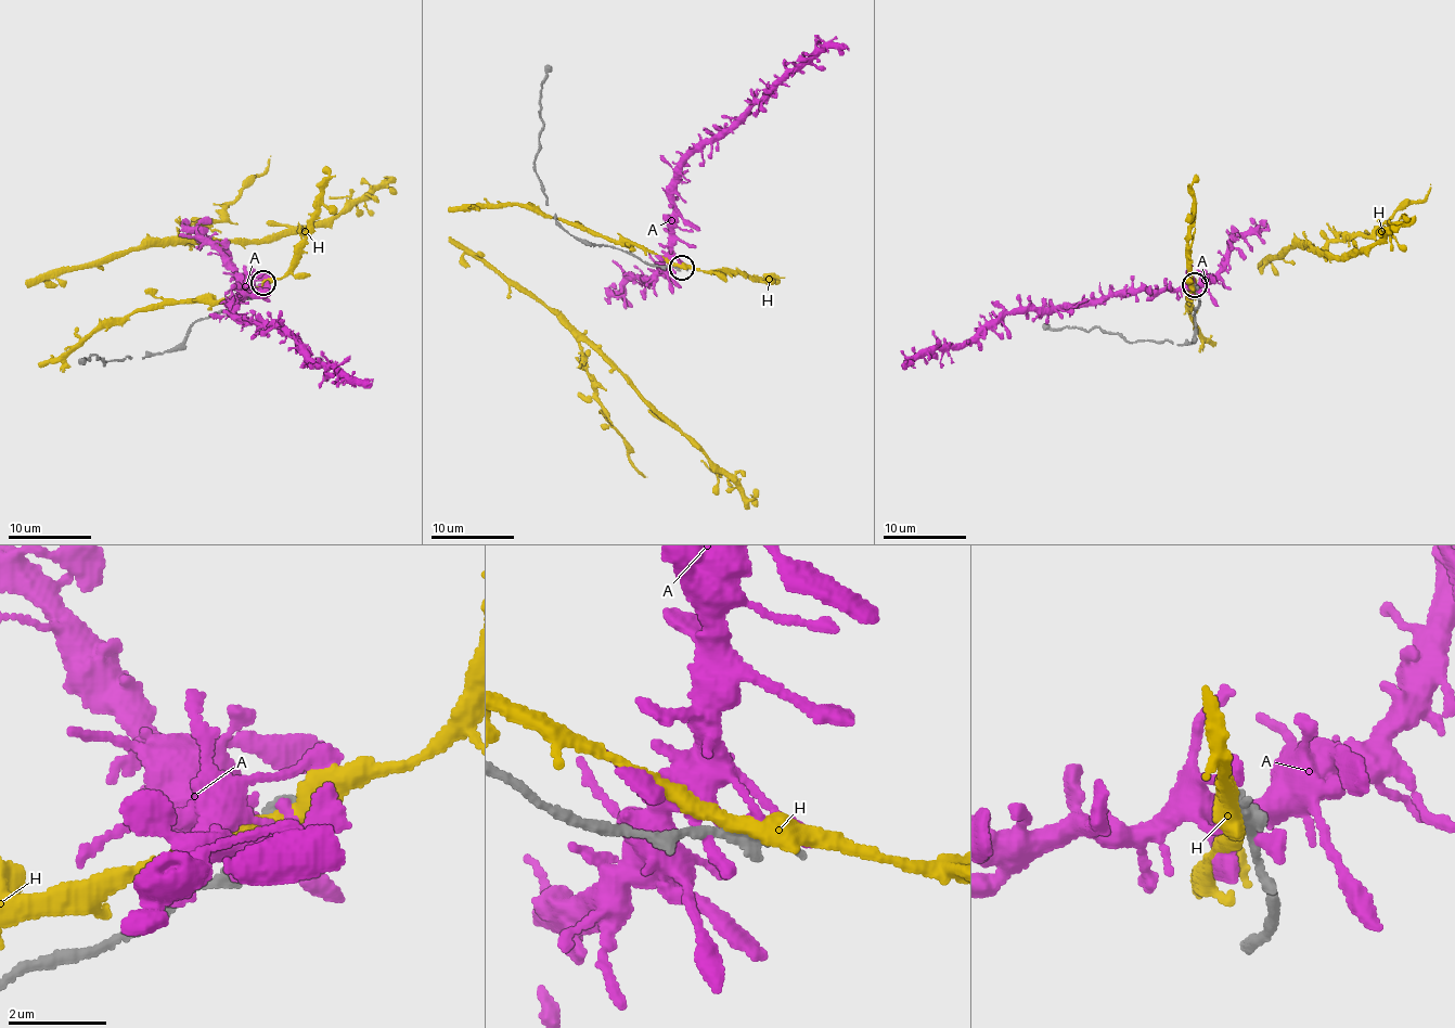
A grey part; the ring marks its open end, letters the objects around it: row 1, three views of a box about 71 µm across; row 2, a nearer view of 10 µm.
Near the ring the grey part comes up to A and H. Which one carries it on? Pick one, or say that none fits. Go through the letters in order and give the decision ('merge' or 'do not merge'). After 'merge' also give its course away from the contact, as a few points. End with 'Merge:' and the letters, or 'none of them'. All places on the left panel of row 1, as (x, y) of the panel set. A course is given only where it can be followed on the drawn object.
A: do not merge
H: do not merge
Merge: none of them

